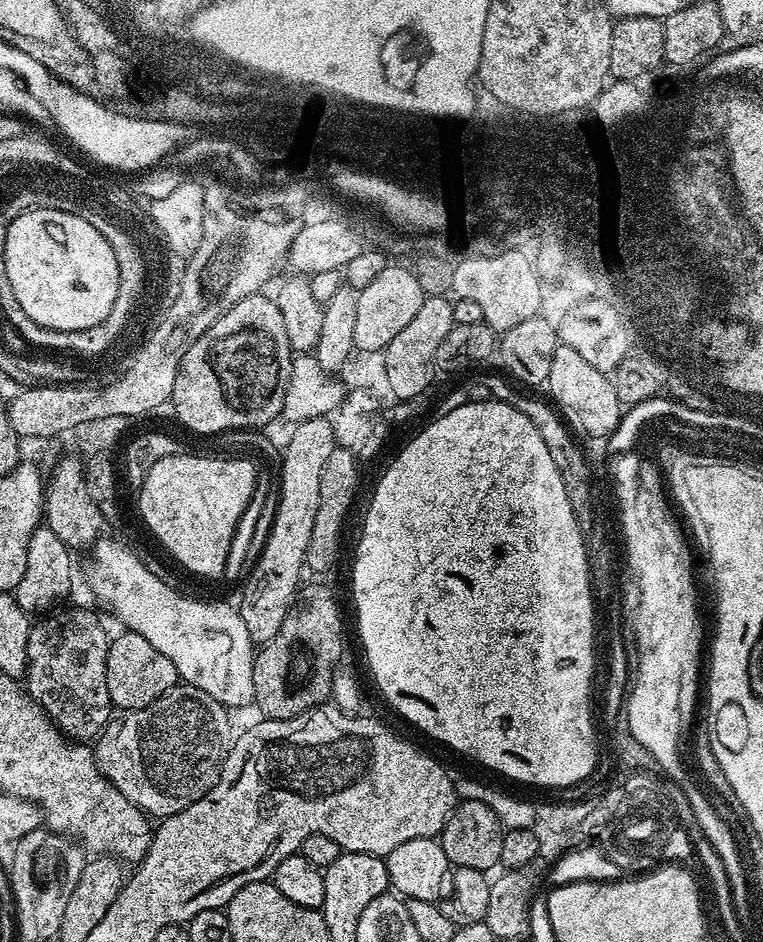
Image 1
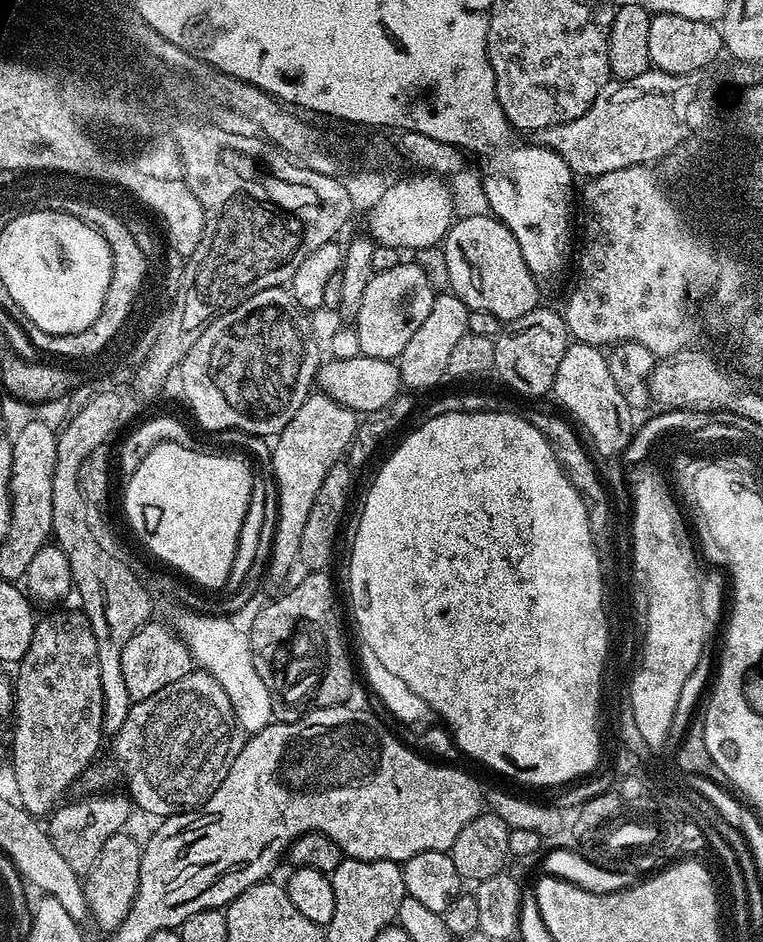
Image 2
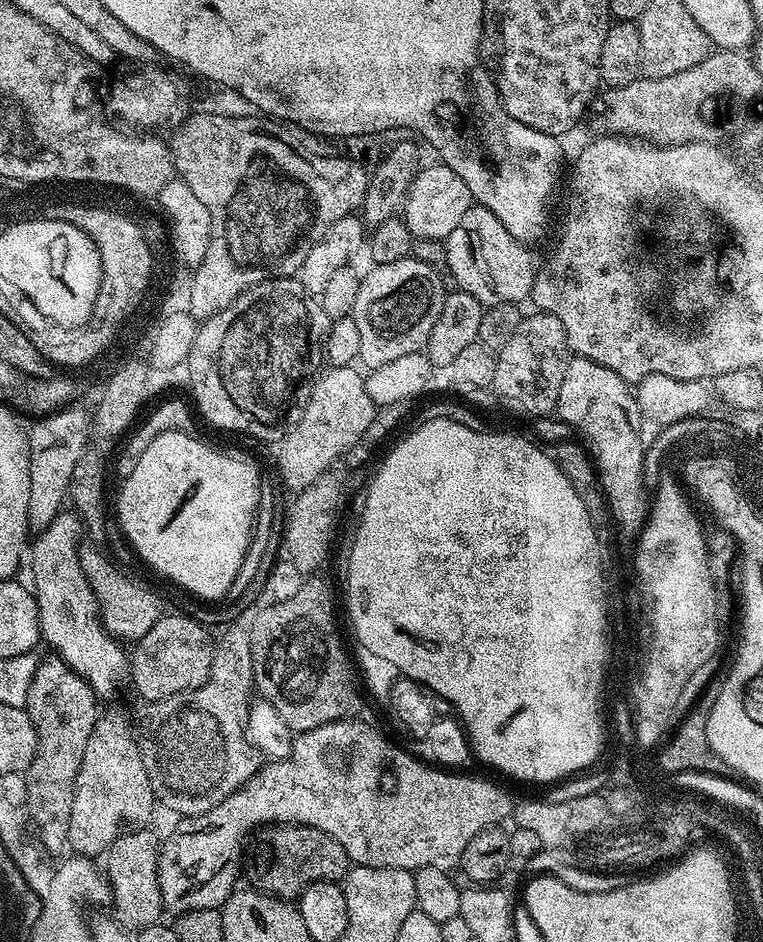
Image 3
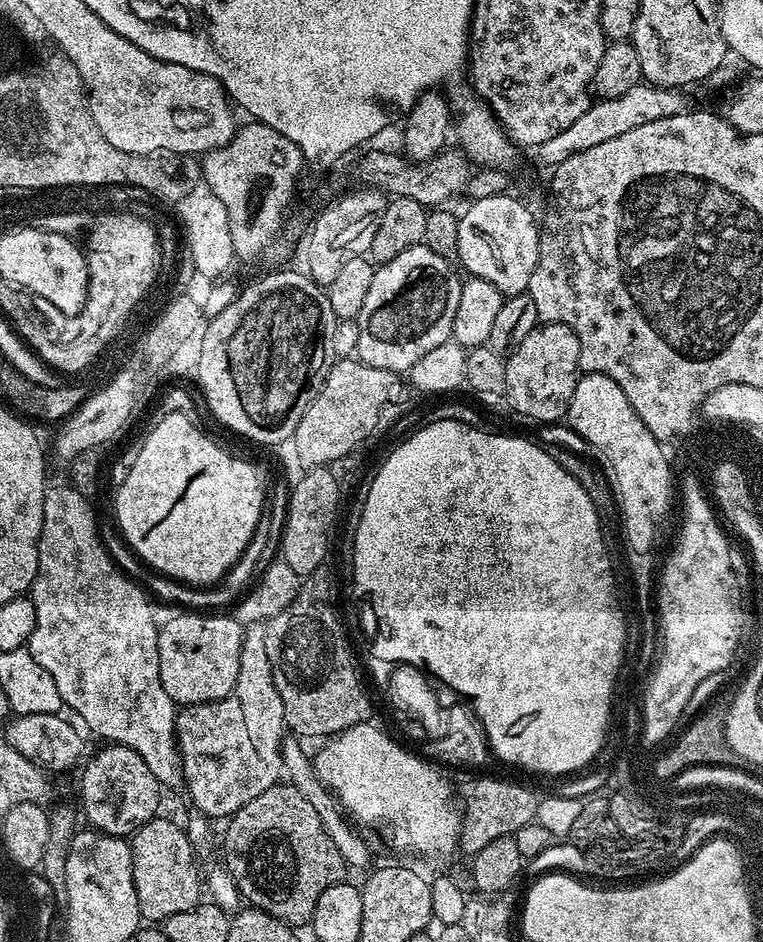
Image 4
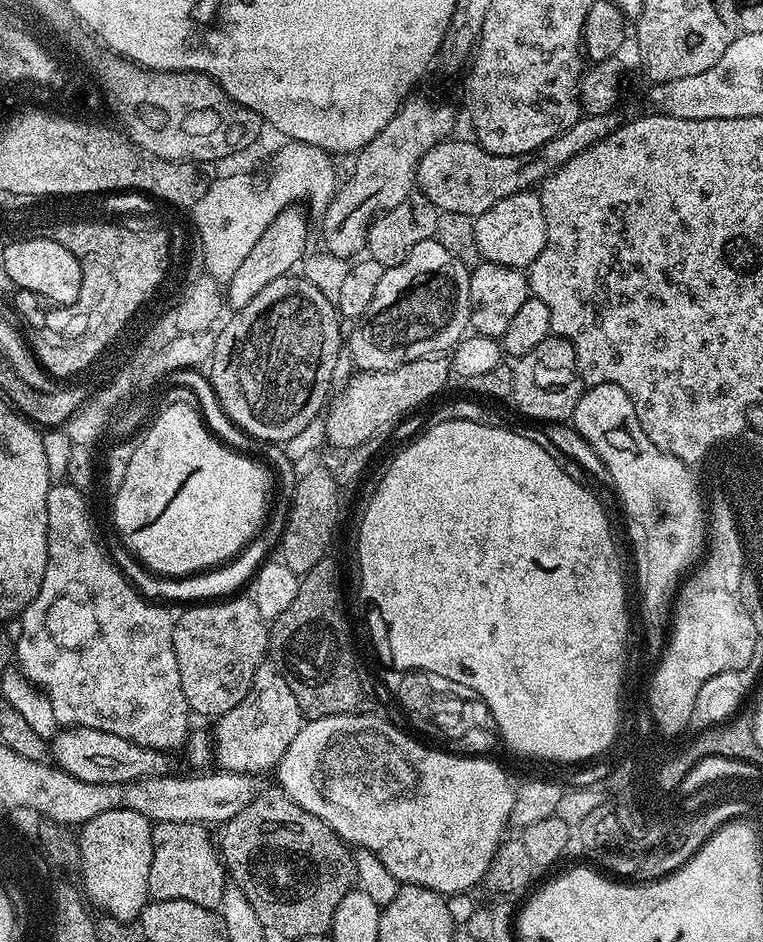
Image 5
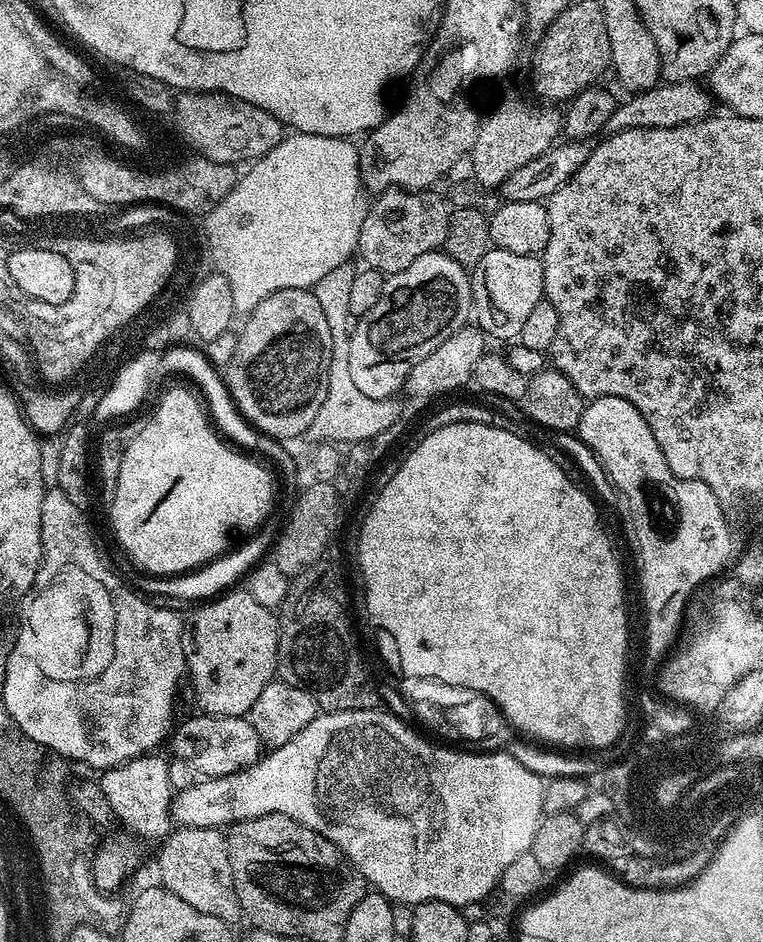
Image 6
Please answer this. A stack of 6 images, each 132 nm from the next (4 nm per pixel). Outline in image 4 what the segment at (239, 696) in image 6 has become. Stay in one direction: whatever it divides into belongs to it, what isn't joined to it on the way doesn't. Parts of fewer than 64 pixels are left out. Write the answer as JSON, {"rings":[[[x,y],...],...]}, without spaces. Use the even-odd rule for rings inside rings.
{"rings":[[[184,610],[181,616],[172,616],[159,625],[158,674],[162,690],[170,694],[178,706],[208,704],[226,698],[234,690],[240,673],[240,651],[244,641],[245,625],[235,615],[201,614]]]}

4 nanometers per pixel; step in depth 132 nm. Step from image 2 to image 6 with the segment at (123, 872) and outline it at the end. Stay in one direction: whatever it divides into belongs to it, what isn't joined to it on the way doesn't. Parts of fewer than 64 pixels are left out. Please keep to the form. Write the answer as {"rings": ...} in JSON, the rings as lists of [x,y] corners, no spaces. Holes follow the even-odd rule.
{"rings":[[[178,827],[177,836],[173,836],[164,849],[163,870],[164,879],[160,884],[168,881],[168,885],[176,889],[178,898],[182,898],[182,902],[190,902],[190,906],[194,906],[194,910],[202,910],[202,914],[210,914],[230,926],[235,925],[236,919],[241,919],[240,903],[234,888],[234,878],[231,874],[228,841],[221,829]]]}

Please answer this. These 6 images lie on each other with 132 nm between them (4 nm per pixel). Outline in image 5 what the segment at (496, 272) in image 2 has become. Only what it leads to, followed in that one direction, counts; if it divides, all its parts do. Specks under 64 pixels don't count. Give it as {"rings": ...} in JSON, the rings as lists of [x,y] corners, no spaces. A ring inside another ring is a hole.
{"rings":[[[535,191],[519,192],[510,198],[502,198],[502,202],[490,206],[490,210],[475,217],[474,242],[478,242],[481,257],[490,264],[501,264],[507,268],[521,270],[527,269],[536,261],[538,254],[542,254],[544,243],[547,240],[543,216],[540,198]]]}

